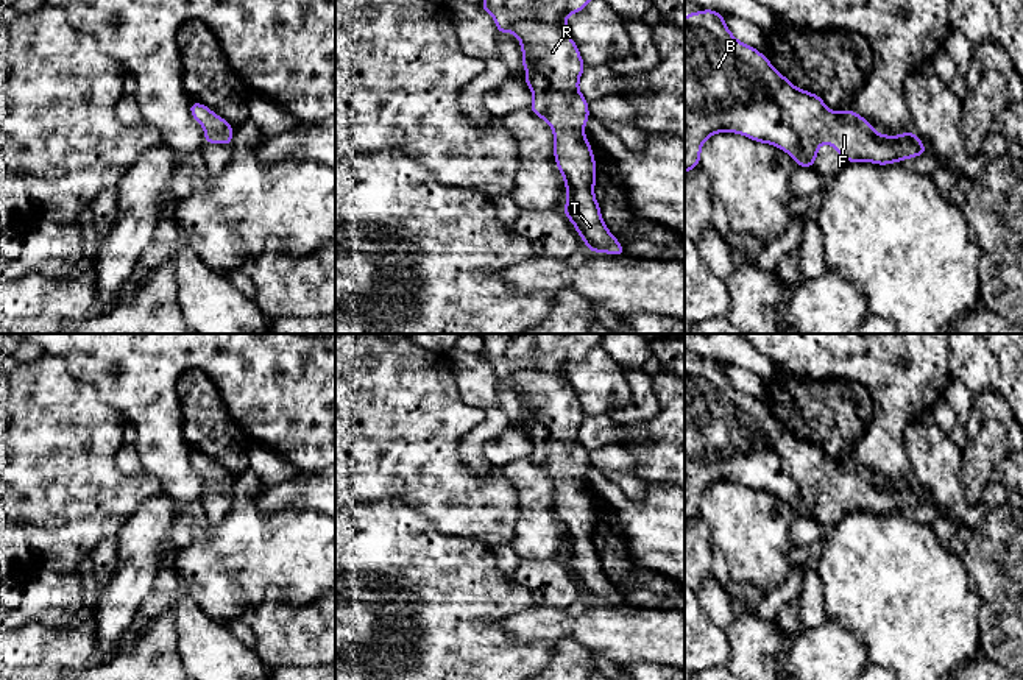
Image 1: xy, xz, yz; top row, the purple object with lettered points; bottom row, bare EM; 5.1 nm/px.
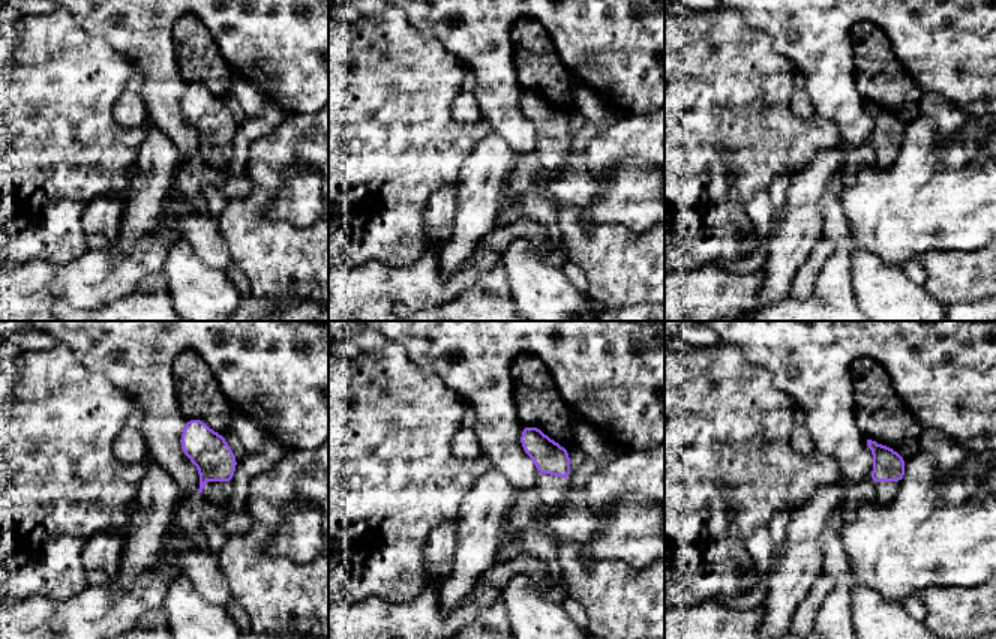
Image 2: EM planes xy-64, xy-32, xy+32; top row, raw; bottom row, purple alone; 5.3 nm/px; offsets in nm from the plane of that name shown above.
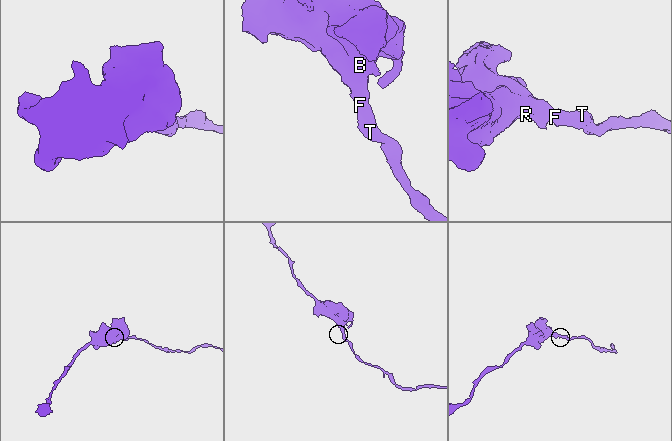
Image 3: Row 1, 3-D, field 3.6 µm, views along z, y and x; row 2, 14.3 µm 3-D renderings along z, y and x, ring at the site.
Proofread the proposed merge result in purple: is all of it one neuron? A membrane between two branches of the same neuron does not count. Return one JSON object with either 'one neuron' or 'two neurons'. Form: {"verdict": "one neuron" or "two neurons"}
{"verdict": "one neuron"}

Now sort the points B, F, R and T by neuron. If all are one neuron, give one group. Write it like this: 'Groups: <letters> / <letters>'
Groups: B F R T

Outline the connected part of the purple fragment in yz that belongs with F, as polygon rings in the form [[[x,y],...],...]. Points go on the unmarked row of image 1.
[[[714,359],[685,367],[685,524],[699,516],[702,493],[720,482],[770,493],[786,501],[797,516],[814,516],[817,499],[830,493],[845,512],[897,513],[928,502],[911,479],[900,485],[878,483],[872,473],[853,459],[831,460],[812,441],[795,437],[756,398],[738,390],[724,365]]]

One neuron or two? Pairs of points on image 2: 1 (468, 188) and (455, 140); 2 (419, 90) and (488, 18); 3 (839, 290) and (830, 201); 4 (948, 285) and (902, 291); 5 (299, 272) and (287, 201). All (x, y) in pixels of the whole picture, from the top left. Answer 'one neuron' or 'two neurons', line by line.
1: two neurons
2: two neurons
3: one neuron
4: two neurons
5: two neurons

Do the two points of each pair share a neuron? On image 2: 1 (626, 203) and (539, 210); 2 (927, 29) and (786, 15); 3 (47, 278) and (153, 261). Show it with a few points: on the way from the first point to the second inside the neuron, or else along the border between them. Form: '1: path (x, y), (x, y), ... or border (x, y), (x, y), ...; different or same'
1: path (605, 200), (597, 192), (560, 192); same
2: path (893, 15), (821, 15); same
3: path (74, 278), (114, 278), (126, 272); same

